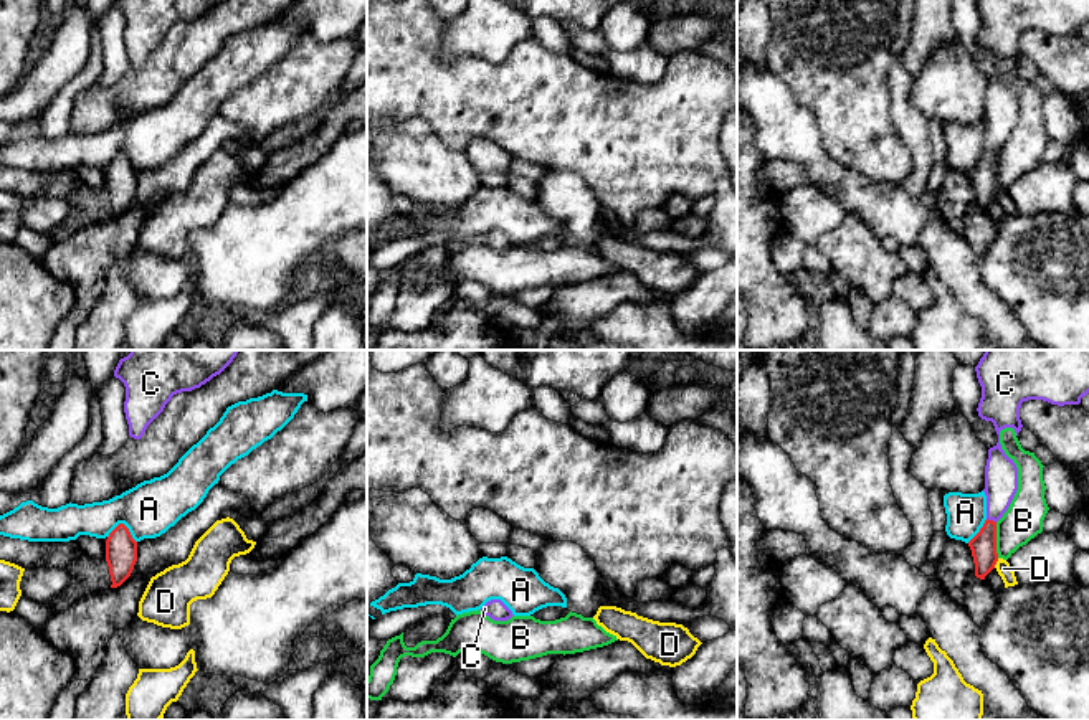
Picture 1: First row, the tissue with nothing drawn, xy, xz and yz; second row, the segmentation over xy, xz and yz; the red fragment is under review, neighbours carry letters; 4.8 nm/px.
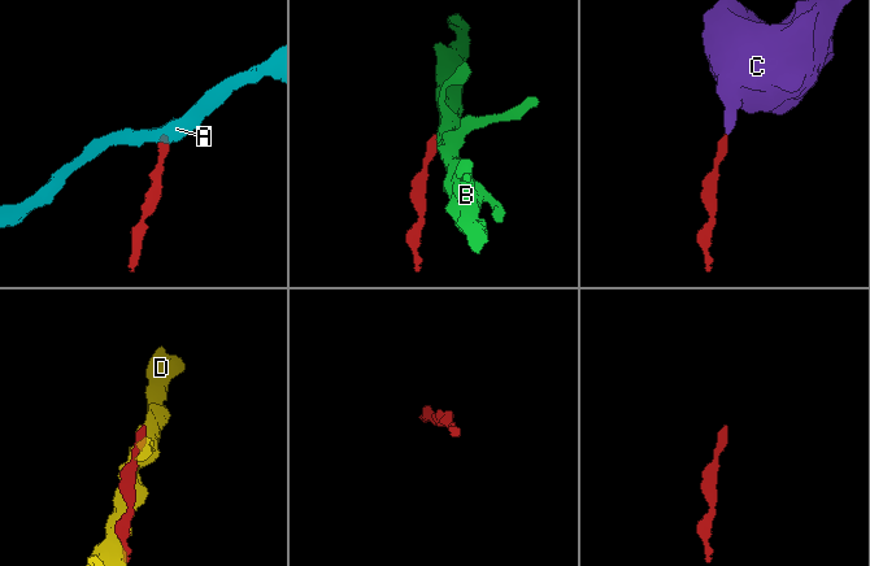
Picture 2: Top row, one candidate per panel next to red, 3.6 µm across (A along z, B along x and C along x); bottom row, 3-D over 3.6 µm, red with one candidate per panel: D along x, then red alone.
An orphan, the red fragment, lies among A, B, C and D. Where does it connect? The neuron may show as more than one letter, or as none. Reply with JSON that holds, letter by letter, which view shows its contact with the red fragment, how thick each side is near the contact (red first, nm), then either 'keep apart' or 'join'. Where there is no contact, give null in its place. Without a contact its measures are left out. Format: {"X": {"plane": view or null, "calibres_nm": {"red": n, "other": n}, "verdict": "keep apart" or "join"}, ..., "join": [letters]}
{"A": {"plane": "xy", "calibres_nm": {"red": 160, "other": 260}, "verdict": "keep apart"}, "B": {"plane": "yz", "calibres_nm": {"red": 130, "other": 190}, "verdict": "keep apart"}, "C": {"plane": "yz", "calibres_nm": {"red": 130, "other": 160}, "verdict": "join"}, "D": {"plane": "yz", "calibres_nm": {"red": 130, "other": 70}, "verdict": "keep apart"}, "join": ["C"]}

